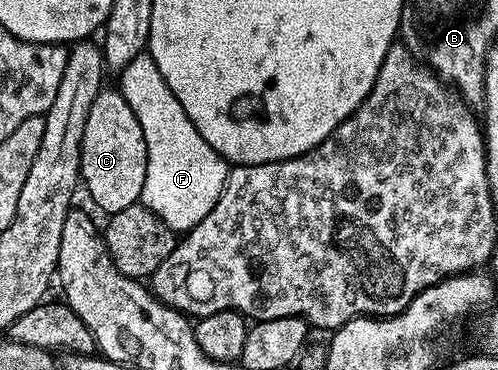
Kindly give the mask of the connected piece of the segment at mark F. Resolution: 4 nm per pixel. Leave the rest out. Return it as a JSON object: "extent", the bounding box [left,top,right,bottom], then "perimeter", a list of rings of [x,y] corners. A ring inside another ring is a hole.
{"extent":[119,52,230,232],"perimeter":[[[148,52],[135,56],[135,60],[119,72],[119,78],[119,91],[135,112],[147,142],[147,174],[140,205],[155,212],[155,216],[175,232],[191,231],[215,208],[229,179],[230,163],[199,136],[195,124],[191,124],[187,112],[183,112],[183,104],[179,104],[175,92],[167,88],[159,64],[155,64]]]}

